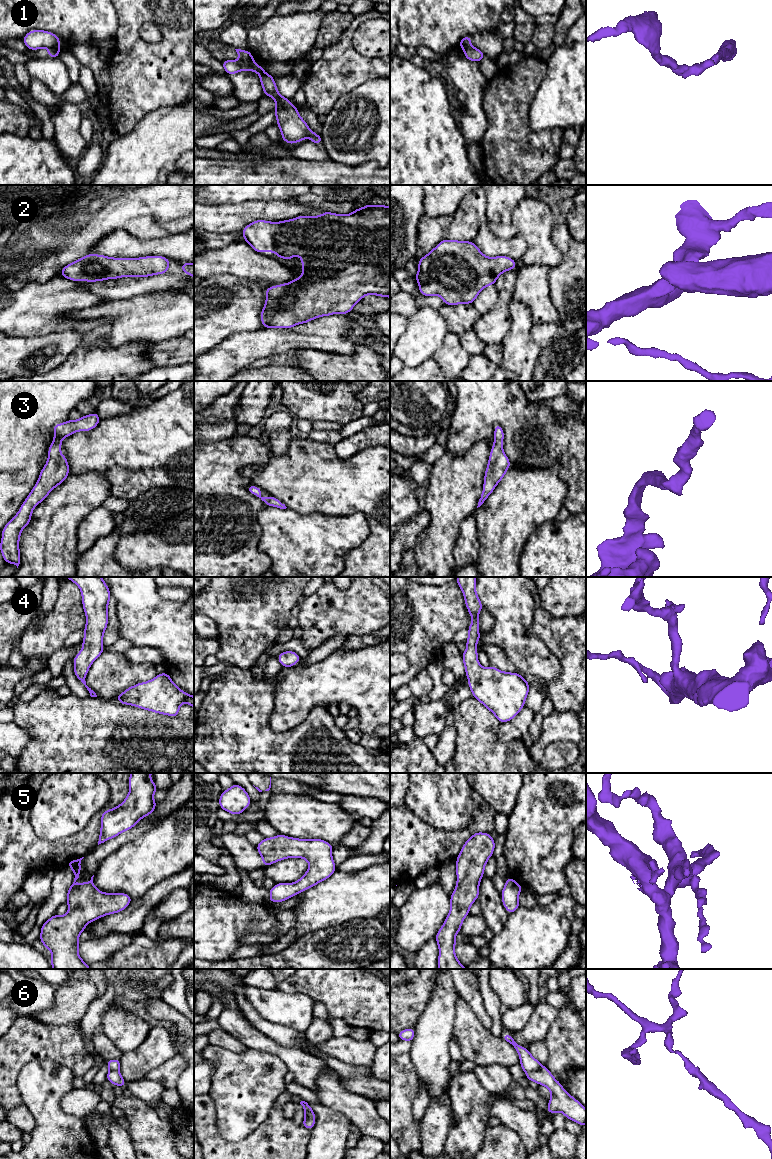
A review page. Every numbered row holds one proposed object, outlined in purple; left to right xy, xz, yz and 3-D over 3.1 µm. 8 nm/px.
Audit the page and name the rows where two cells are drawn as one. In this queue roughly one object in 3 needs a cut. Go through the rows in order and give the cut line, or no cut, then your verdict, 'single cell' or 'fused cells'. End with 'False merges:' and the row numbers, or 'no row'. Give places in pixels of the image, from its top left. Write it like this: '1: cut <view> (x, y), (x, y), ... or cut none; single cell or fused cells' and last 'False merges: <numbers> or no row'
1: cut xy (59, 44), (50, 49); fused cells
2: cut none; single cell
3: cut none; single cell
4: cut none; single cell
5: cut none; single cell
6: cut yz (541, 1067), (526, 1073); fused cells
False merges: 1, 6

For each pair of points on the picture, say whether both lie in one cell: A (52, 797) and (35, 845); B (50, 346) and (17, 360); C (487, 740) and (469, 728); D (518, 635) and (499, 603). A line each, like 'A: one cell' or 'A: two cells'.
A: two cells
B: one cell
C: one cell
D: one cell

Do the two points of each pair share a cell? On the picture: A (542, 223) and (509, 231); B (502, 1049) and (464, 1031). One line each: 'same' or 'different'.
A: different
B: same

